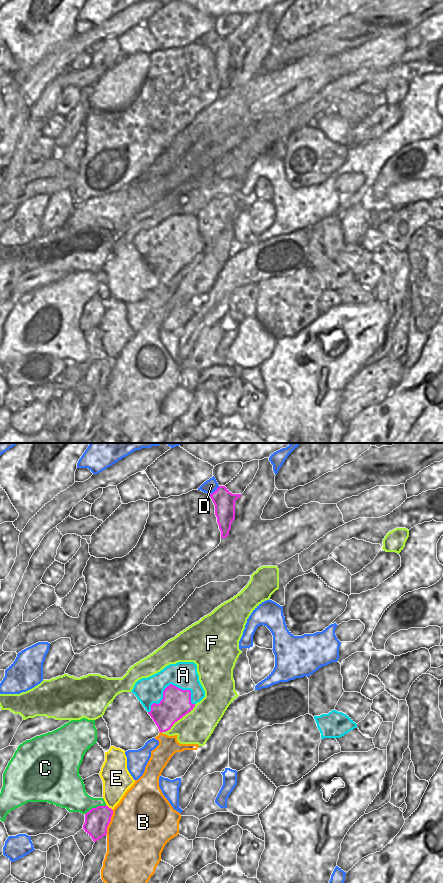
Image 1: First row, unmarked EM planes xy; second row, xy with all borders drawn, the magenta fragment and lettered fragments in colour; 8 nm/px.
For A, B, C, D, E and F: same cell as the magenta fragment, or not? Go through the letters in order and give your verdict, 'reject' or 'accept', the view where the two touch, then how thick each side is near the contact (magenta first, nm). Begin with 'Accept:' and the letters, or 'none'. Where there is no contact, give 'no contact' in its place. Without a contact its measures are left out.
Accept: none
A: reject | xy | 240/220 nm
B: reject | xy | 190/480 nm
C: reject | xy | 190/260 nm
D: reject | xy | 170/100 nm
E: reject | xy | 190/220 nm
F: reject | xy | 240/260 nm

